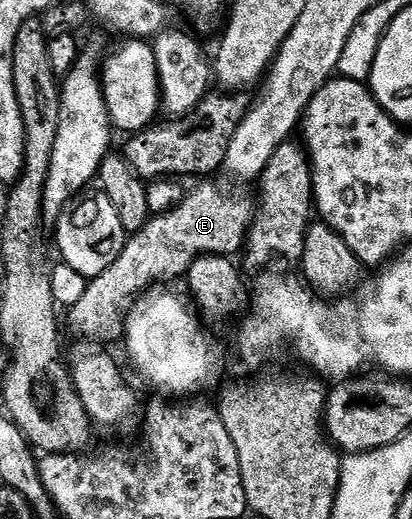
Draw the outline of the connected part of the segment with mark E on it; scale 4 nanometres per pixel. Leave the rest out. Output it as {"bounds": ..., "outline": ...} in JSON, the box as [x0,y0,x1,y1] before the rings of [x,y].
{"bounds":[67,181,258,345],"outline":[[[212,181],[197,182],[200,184],[175,207],[153,214],[145,227],[125,242],[118,261],[106,273],[91,279],[82,301],[67,312],[76,337],[99,345],[109,345],[115,339],[117,342],[123,336],[128,315],[155,283],[187,276],[191,263],[201,255],[236,257],[245,250],[248,230],[258,214],[257,204],[240,191],[223,191],[218,184],[208,182]]]}

